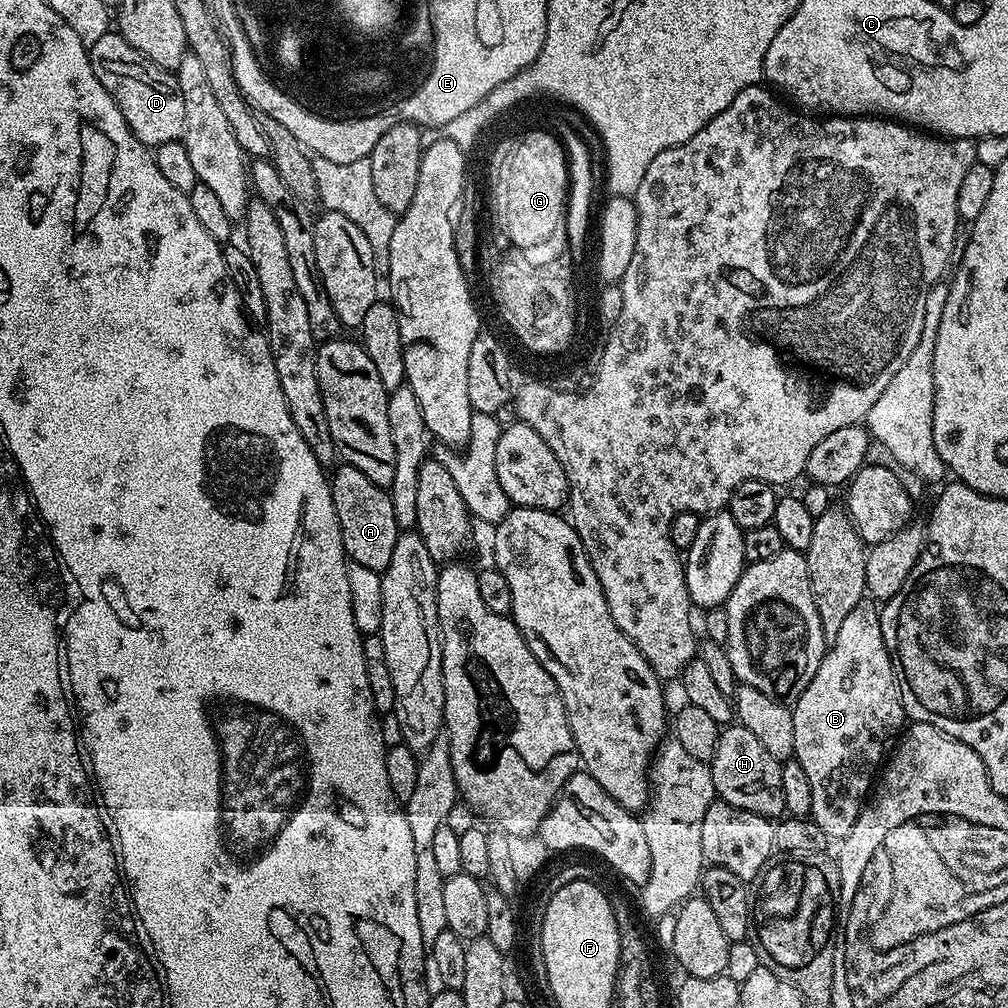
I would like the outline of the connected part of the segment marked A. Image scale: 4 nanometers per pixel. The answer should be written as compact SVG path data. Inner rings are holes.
M341 463L336 470L337 472L331 473L330 476L332 505L338 514L338 526L342 534L345 557L353 564L366 566L368 569L382 574L386 570L386 566L390 566L390 558L394 554L394 542L399 538L402 531L394 518L392 497L385 489L379 488L374 482L370 482L370 478L366 478L366 474L362 474L362 470L358 470L354 466Z

